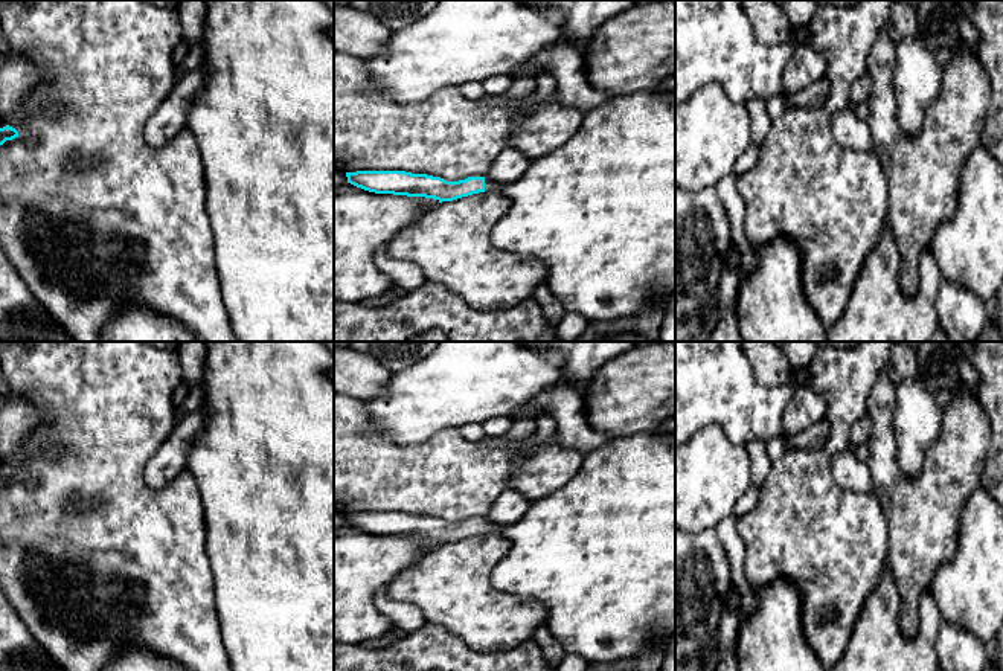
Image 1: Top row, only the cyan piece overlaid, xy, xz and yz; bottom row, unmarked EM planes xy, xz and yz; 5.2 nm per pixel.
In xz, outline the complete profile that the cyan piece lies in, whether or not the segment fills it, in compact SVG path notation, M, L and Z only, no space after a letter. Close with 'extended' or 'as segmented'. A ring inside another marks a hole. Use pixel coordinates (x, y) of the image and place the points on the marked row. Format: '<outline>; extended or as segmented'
M639 92L628 96L610 98L602 107L591 110L582 119L579 130L558 149L537 159L529 169L514 183L498 186L485 177L468 177L459 181L447 181L427 174L405 171L357 171L346 172L348 183L375 194L393 194L407 197L434 198L439 203L453 201L479 192L498 192L512 201L511 209L498 218L491 230L491 242L505 253L524 259L538 259L547 268L544 285L561 302L566 314L578 314L587 320L613 320L634 317L648 303L663 300L675 293L675 93Z; extended

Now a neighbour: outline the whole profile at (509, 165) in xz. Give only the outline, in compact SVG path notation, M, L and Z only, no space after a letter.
M508 148L498 154L485 178L498 186L517 181L529 169L534 160L524 157L520 151Z

